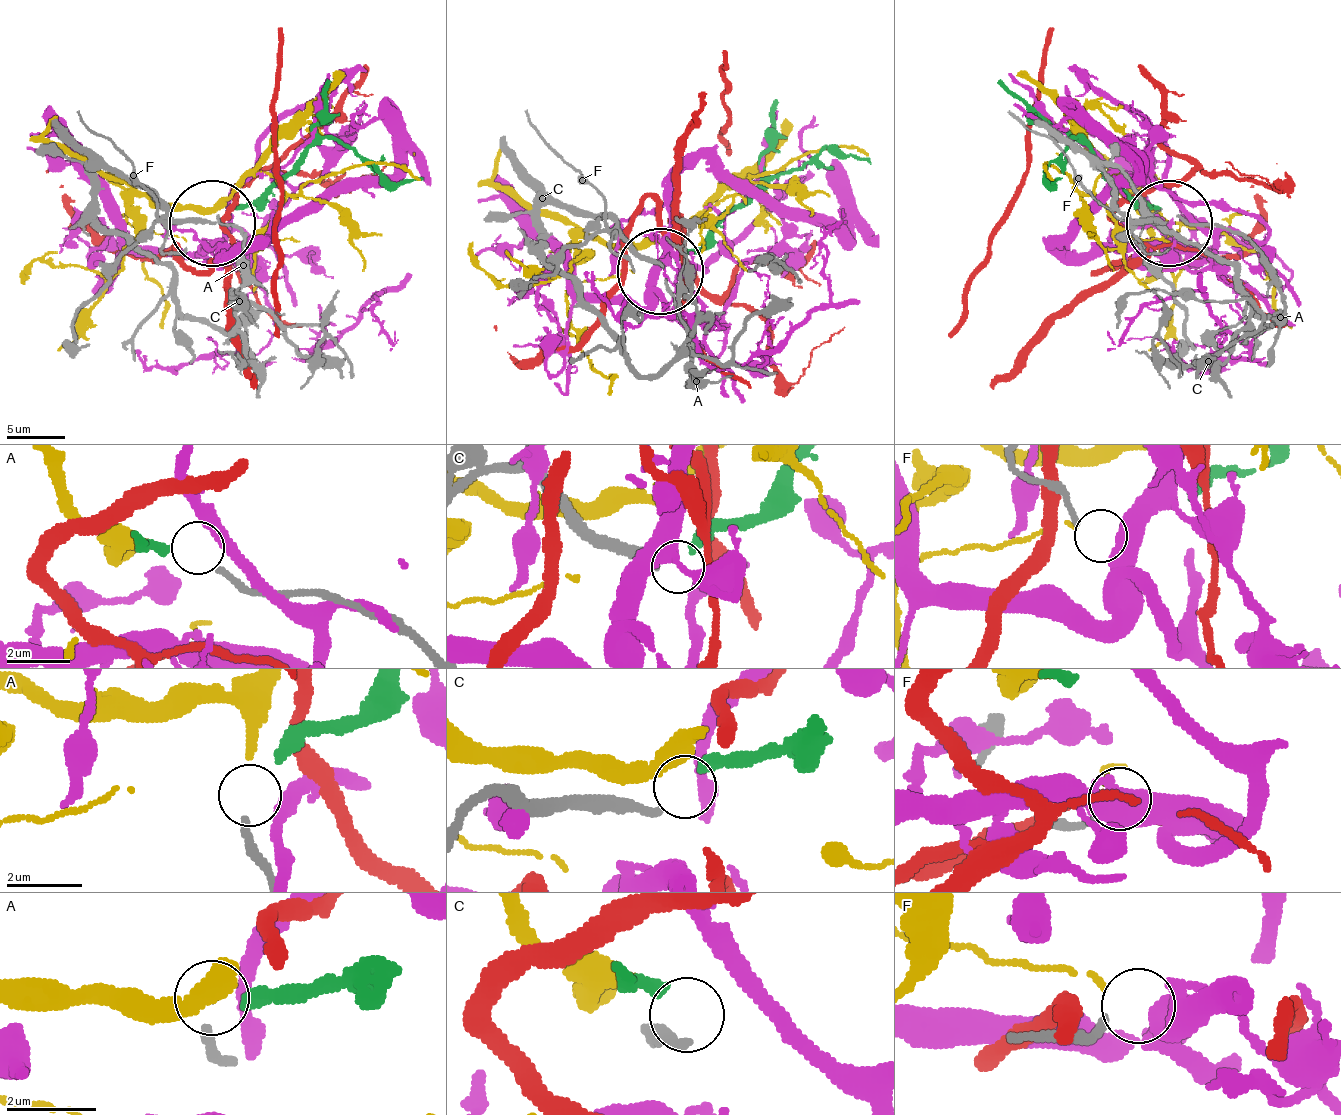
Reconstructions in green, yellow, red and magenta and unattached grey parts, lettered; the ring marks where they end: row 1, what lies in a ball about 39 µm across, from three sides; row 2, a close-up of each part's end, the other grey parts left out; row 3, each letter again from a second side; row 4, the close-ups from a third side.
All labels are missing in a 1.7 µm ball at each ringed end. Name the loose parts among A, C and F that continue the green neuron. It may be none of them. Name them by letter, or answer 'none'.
C

